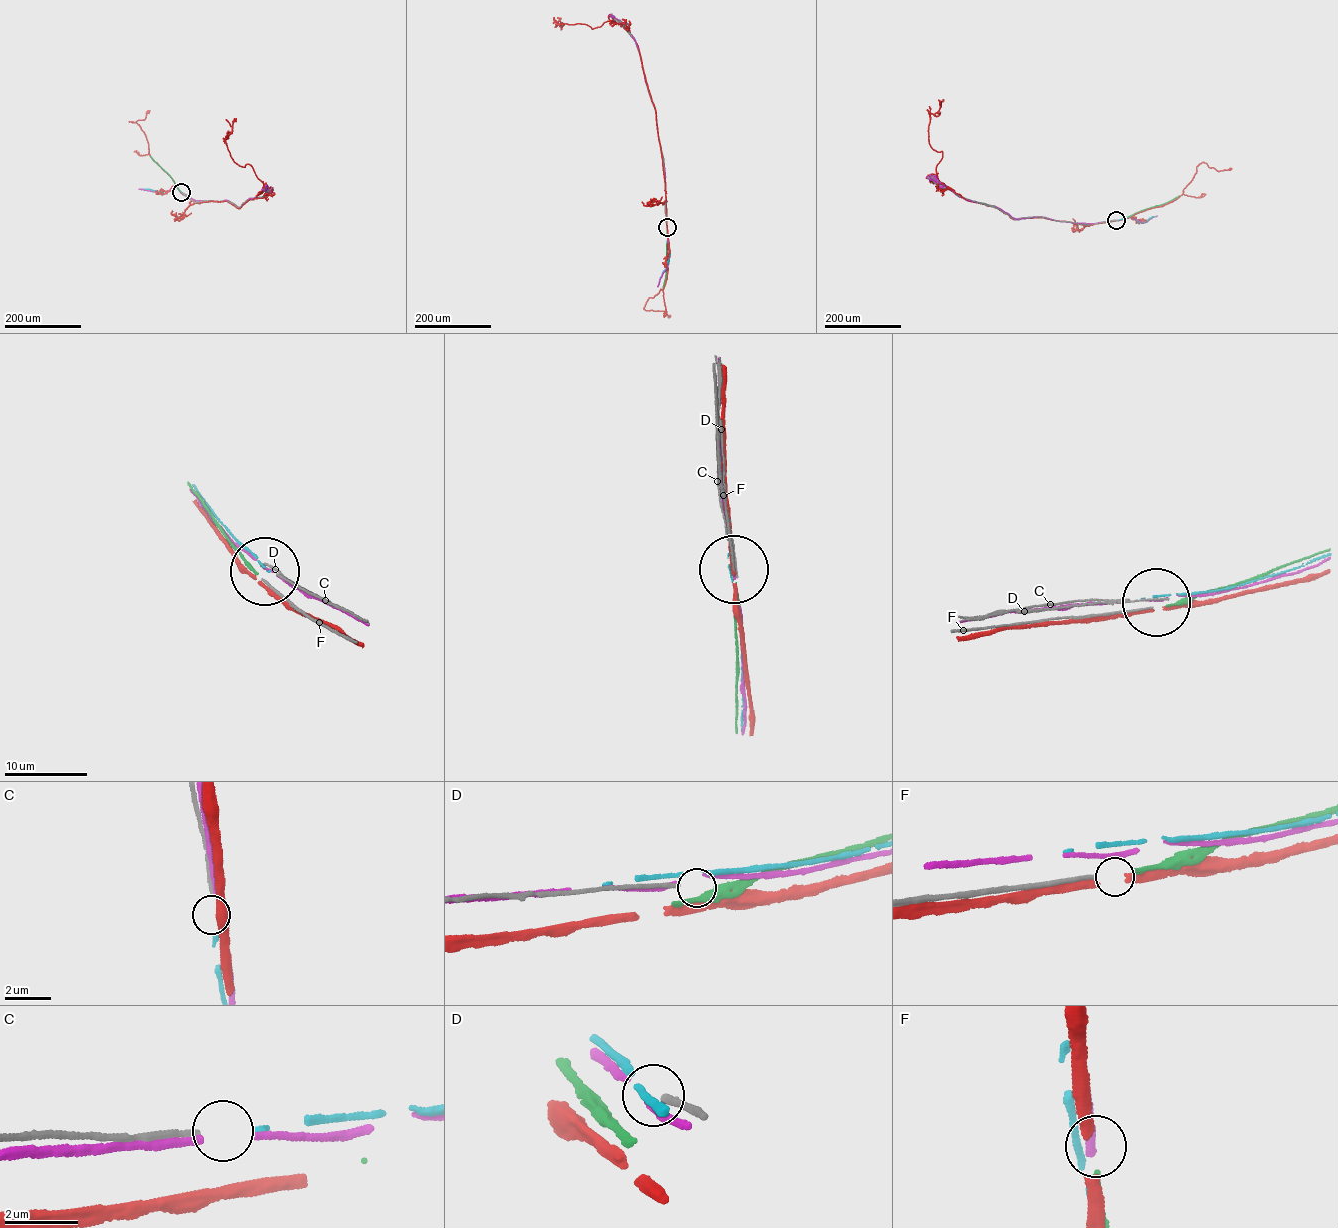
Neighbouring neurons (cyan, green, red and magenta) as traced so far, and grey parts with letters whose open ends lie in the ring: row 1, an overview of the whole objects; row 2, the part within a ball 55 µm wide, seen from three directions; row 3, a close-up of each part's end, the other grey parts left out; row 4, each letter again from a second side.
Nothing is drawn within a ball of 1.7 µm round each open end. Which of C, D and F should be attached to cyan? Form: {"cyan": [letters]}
{"cyan": ["C"]}

